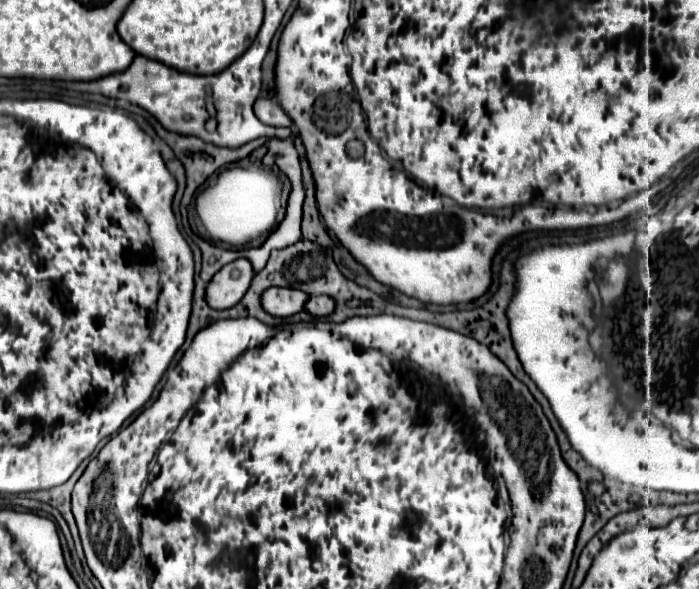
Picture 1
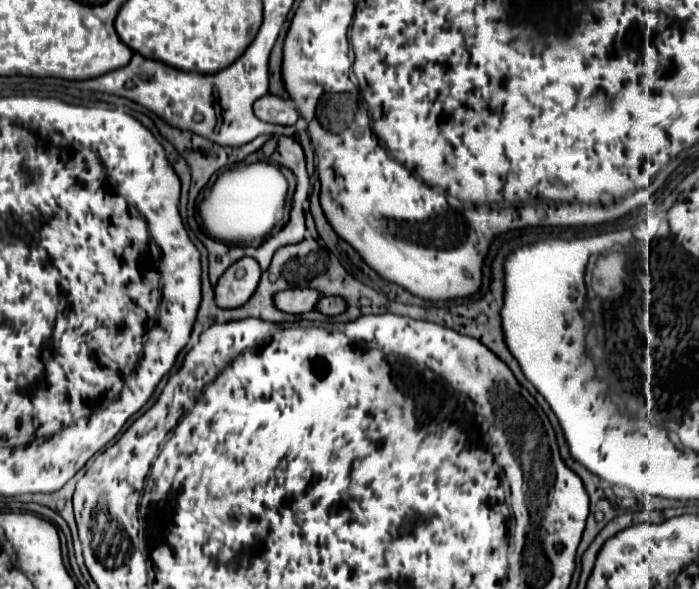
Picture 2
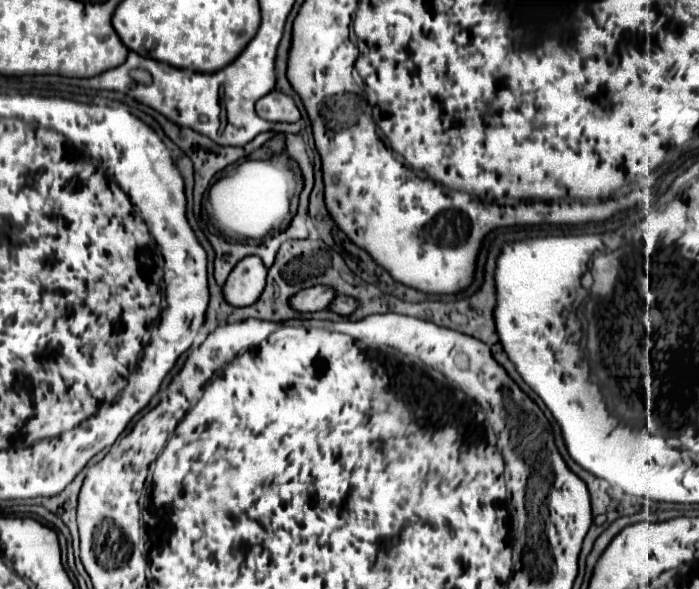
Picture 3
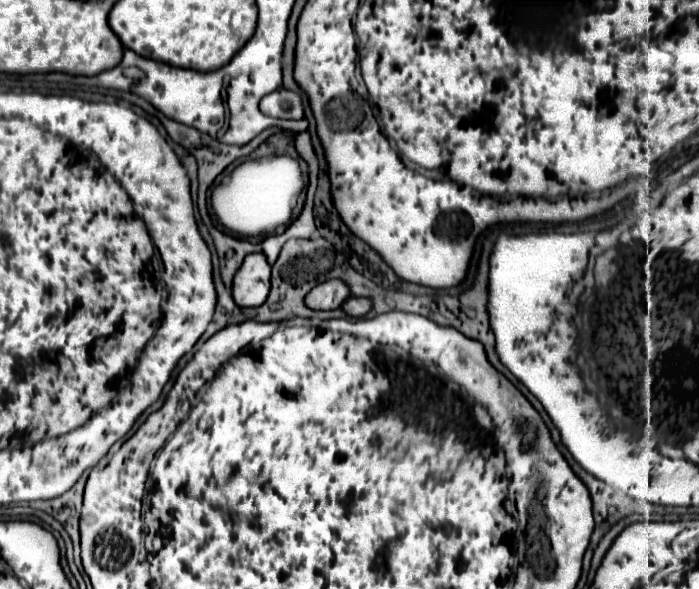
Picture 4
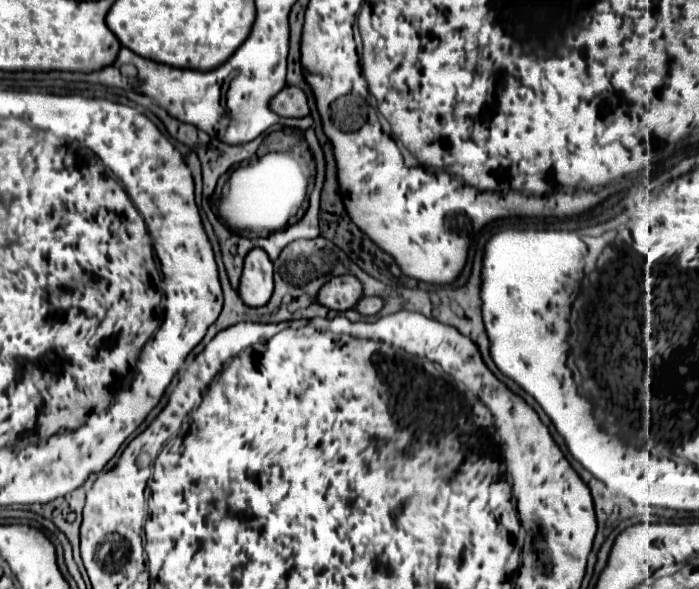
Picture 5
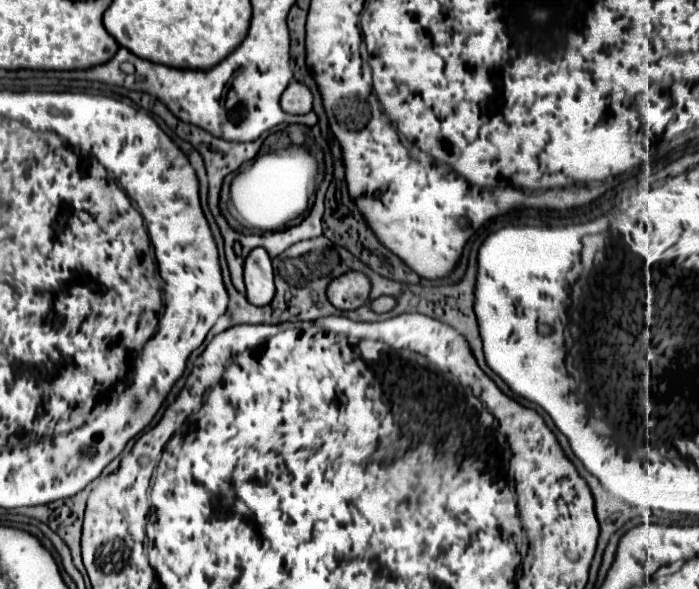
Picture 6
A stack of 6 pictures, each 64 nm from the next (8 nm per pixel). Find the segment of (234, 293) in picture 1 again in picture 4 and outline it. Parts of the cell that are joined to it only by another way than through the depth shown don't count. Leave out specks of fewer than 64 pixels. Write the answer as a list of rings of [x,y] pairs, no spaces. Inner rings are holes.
[[[248,254],[232,280],[232,298],[240,306],[260,306],[270,292],[270,264],[264,254]]]

